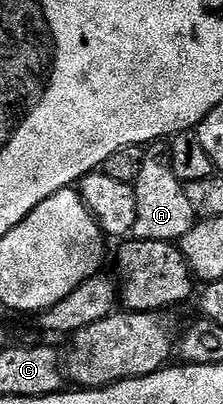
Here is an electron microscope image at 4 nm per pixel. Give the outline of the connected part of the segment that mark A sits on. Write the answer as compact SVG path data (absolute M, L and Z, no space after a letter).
M145 153L142 172L138 172L138 180L134 183L138 200L138 220L134 220L131 237L142 240L162 240L179 243L180 239L190 232L198 219L194 208L190 208L190 199L186 197L184 183L174 176L171 153Z

